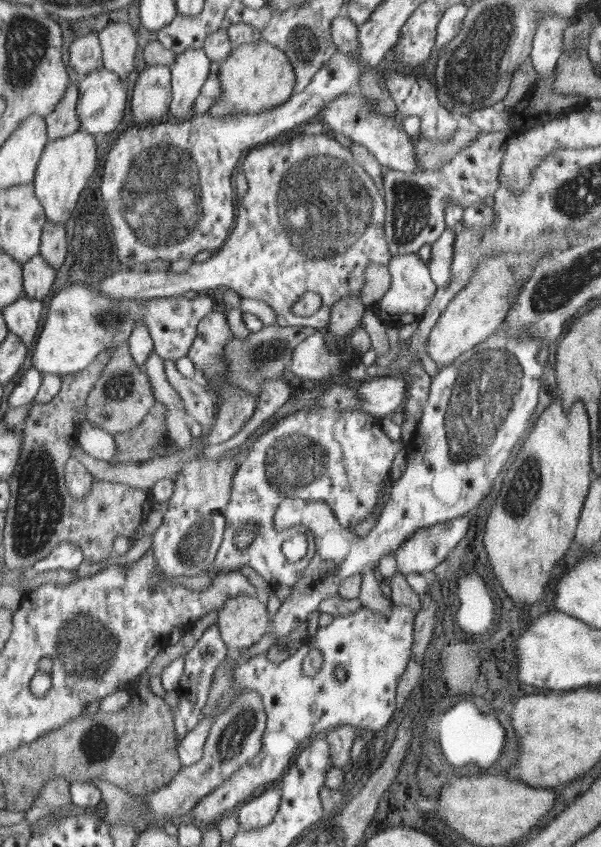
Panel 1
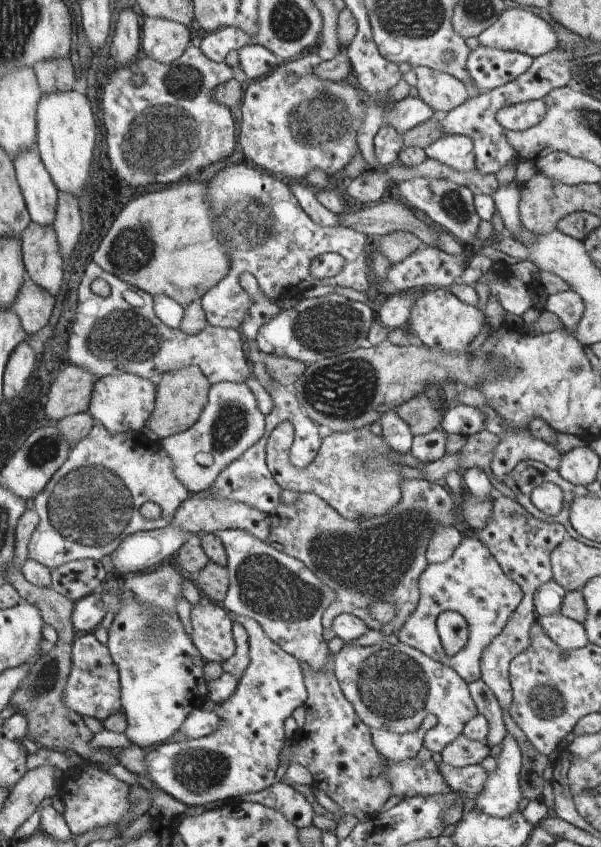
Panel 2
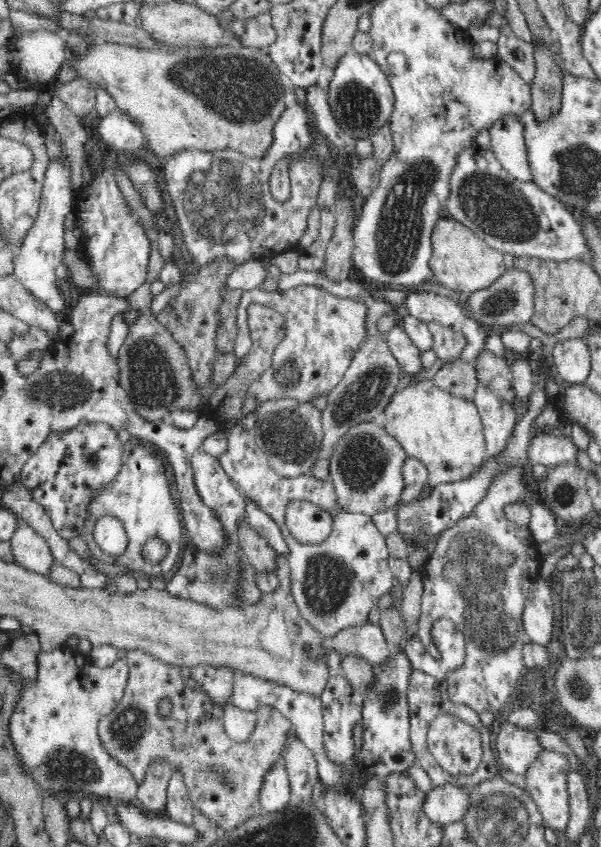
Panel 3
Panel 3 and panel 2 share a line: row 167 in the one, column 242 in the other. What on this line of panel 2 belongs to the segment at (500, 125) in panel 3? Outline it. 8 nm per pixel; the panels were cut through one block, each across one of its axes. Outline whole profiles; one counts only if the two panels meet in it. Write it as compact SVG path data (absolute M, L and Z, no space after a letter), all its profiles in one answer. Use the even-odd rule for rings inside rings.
M193 493L178 508L176 518L172 520L172 526L178 526L192 533L214 533L226 529L240 529L252 533L252 536L260 537L260 540L268 541L271 532L271 520L269 514L260 512L248 504L232 502L232 500L214 500L212 497L202 498Z

